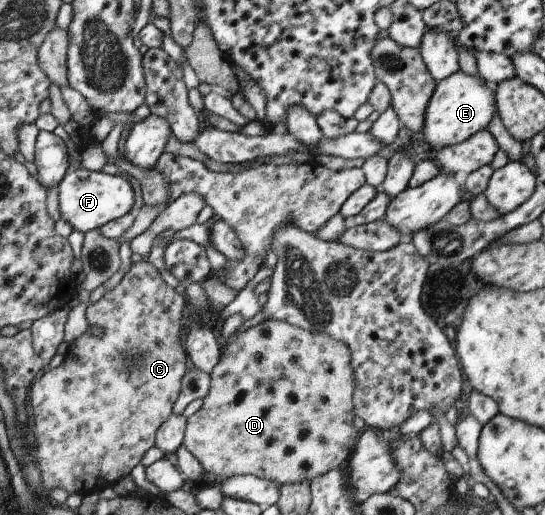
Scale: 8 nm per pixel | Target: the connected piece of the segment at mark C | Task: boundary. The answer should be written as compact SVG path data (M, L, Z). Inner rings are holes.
M139 261L133 263L128 272L122 278L114 290L106 291L102 298L95 304L90 304L87 308L87 321L90 326L100 328L100 334L90 332L82 334L77 338L71 348L67 350L65 359L55 369L50 369L42 377L31 384L29 388L28 400L30 400L30 410L32 410L32 420L34 420L34 440L37 440L37 449L32 448L32 455L39 468L42 480L42 488L52 490L63 488L69 495L74 493L88 494L100 492L106 486L112 486L117 480L128 476L149 448L156 446L157 433L164 422L168 421L173 414L173 406L181 391L181 380L186 374L186 354L180 344L182 336L182 316L184 316L184 296L178 294L176 289L172 290L158 274L158 270L149 261Z

